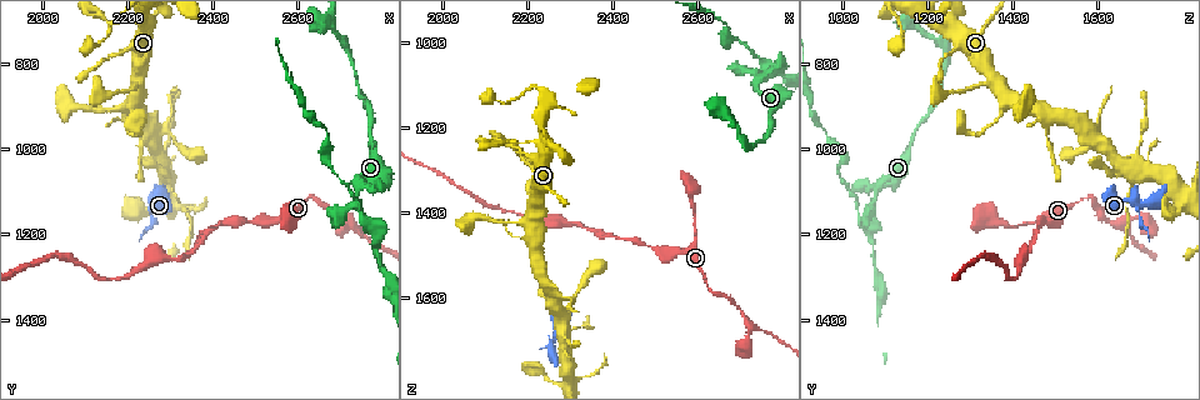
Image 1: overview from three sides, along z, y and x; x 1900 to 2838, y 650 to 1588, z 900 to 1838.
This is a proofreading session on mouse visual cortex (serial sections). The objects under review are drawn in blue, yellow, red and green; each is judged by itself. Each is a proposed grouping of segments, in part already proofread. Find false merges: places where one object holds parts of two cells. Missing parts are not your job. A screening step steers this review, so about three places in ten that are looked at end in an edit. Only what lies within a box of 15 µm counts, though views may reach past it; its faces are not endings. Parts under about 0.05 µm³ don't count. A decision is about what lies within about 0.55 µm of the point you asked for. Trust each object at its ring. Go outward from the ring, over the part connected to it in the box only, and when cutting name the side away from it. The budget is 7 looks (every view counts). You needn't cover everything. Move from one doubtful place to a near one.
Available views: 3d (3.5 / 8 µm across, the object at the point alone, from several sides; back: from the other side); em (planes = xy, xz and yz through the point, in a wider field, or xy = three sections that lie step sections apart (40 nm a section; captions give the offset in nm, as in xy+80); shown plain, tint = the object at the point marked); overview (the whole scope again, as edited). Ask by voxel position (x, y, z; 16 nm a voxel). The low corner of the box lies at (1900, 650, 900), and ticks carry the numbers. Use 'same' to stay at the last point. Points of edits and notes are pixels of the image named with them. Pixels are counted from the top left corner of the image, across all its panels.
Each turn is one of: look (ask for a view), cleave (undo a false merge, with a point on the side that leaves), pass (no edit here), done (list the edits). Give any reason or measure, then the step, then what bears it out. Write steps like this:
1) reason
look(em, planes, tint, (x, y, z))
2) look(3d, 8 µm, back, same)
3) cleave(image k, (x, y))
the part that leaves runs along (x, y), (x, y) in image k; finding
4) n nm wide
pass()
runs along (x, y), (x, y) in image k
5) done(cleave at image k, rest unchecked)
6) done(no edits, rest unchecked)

three arms meet
look(3d, 3.5 µm, (2760, 1175, 1065))

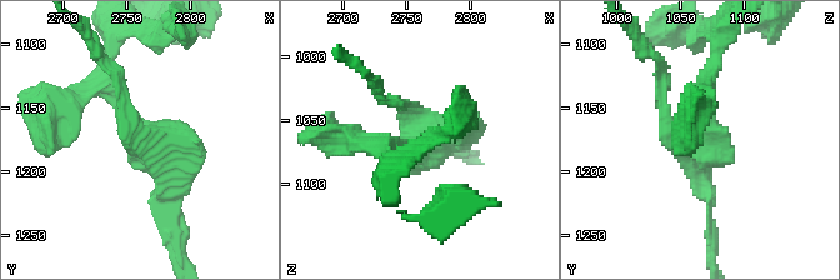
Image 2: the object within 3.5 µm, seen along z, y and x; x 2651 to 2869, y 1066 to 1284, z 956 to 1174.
look(em, planes, tint, (2762, 1174, 1062))

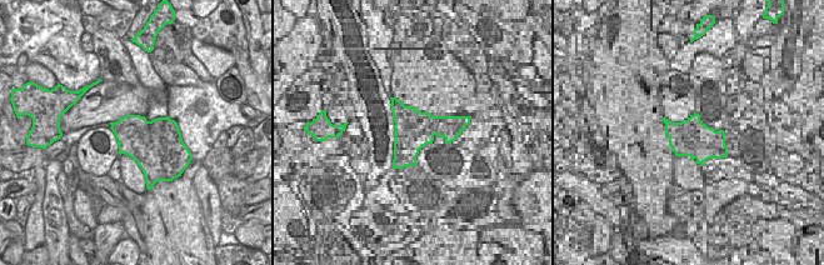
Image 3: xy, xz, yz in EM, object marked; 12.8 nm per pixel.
look(em, xy, step 1, tint, same)

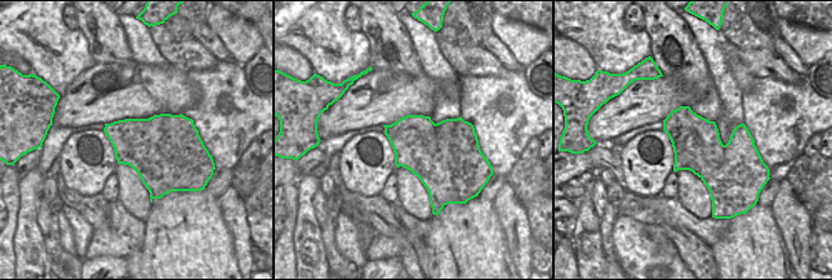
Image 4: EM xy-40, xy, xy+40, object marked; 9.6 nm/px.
pass()
runs along (384, 154), (419, 135), (396, 100) in image 2; continuous, no second cell

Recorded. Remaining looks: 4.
three arms meet
look(3d, 3.5 µm, (2685, 715, 1180))

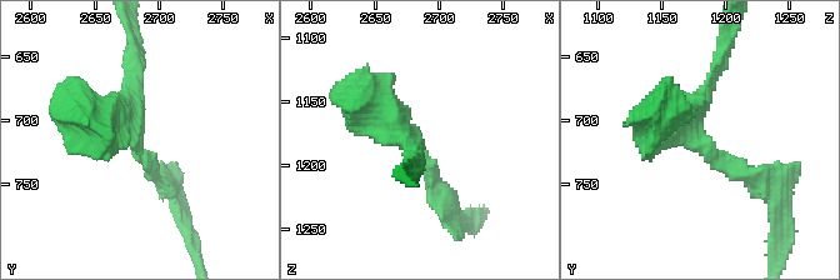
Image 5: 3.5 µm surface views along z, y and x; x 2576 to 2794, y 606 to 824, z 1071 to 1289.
look(em, xy, step 2, tint, (2680, 710, 1178))

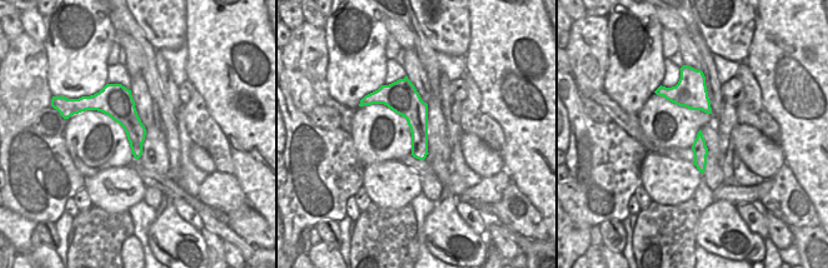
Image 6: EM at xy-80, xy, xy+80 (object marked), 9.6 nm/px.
260 nm wide
pass()
runs along (438, 199), (415, 135), (358, 96) in image 5; all the same cell

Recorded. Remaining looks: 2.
thin neck
look(3d, 3.5 µm, (2620, 1115, 1570))

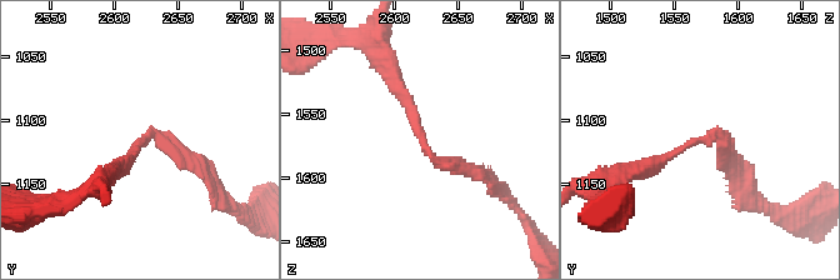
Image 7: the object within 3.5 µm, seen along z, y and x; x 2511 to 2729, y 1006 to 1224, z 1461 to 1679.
arms of 150, 200 nm
look(em, xy, step 2, tint, (2620, 1118, 1570))

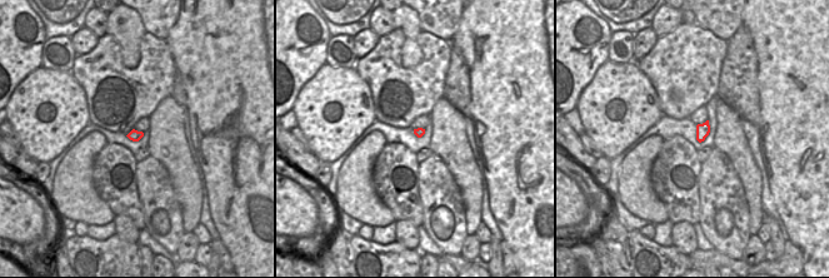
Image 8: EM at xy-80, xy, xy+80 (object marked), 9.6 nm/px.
cleave(image 7, (189, 163))
the part that leaves runs along (153, 130), (230, 206) in image 7; a second cell is stuck on

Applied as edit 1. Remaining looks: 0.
done(cleave at image 7, rest unchecked)

